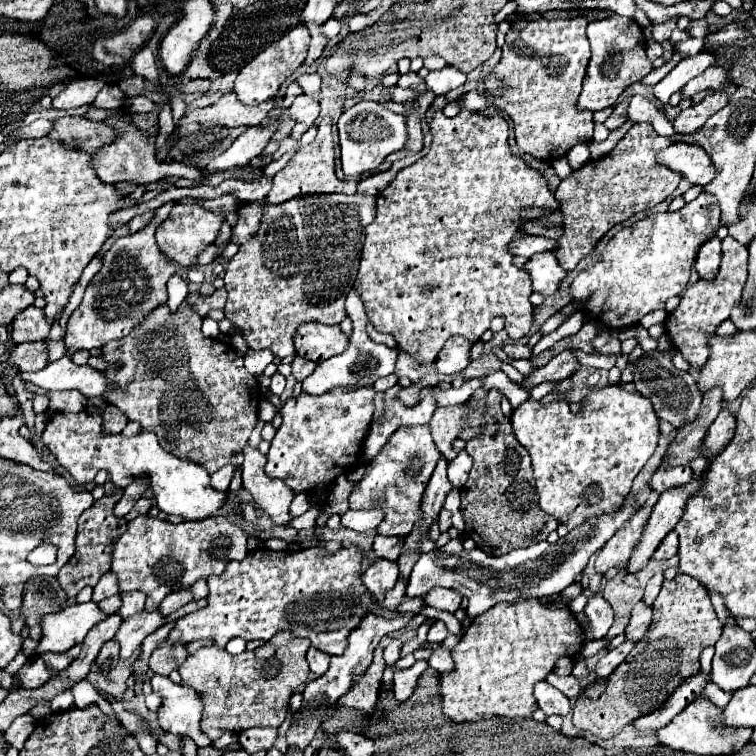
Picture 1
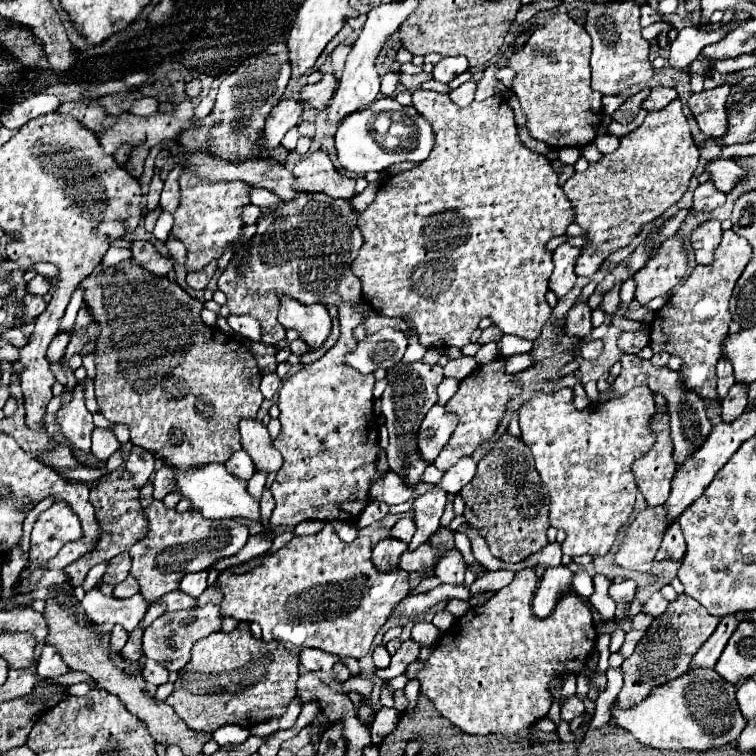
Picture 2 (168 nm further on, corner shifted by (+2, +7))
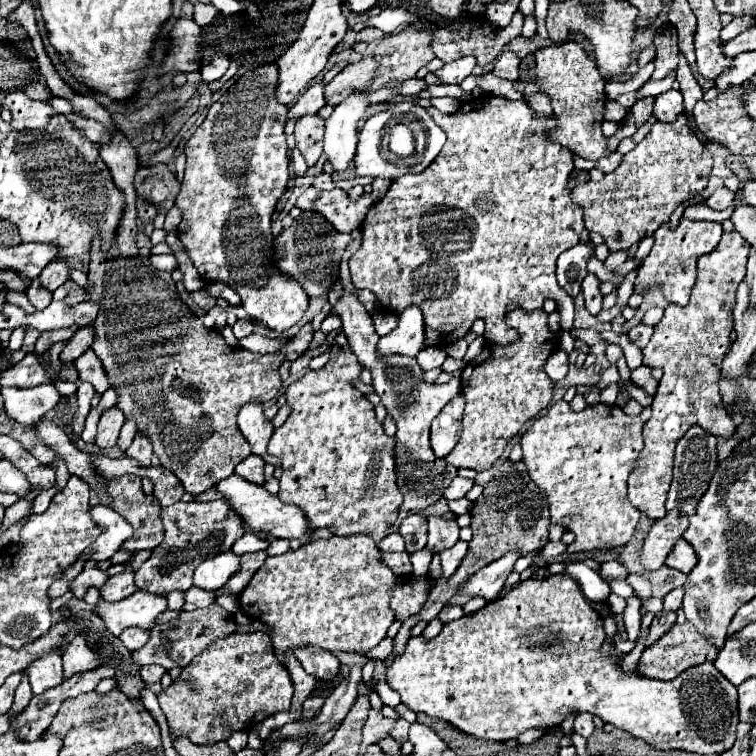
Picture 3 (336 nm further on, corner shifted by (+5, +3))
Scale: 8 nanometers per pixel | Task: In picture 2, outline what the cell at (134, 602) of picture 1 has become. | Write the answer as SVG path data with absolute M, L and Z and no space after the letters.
M128 576L124 582L120 582L120 584L116 584L114 586L114 596L116 598L130 598L132 594L136 594L140 588L138 588L138 582L132 578L132 576Z

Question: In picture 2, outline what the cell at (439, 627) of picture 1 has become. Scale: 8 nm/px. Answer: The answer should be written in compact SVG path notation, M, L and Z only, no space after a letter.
M440 610L440 612L436 612L436 616L434 616L432 624L434 624L434 626L438 626L438 628L444 632L444 630L448 630L448 628L452 626L452 622L454 622L454 620L456 620L456 618L454 618L450 612Z

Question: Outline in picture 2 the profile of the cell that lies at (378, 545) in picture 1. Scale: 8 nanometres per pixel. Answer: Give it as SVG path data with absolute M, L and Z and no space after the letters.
M404 516L404 518L400 518L400 520L392 526L390 536L400 538L402 542L408 544L408 542L412 540L414 532L416 532L416 520L414 520L414 516Z

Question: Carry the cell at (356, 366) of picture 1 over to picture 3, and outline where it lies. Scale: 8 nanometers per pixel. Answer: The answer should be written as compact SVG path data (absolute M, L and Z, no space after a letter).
M407 308L399 316L399 326L389 332L387 336L381 336L377 342L377 354L381 362L385 358L399 354L399 356L415 356L419 350L425 348L425 330L423 330L423 316L419 308Z

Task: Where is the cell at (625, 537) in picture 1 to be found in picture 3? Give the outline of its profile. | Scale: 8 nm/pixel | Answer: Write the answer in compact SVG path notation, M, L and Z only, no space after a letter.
M669 510L665 518L655 520L643 540L643 550L639 556L641 564L647 570L661 568L673 544L681 538L687 526L689 526L687 516L681 514L679 510Z

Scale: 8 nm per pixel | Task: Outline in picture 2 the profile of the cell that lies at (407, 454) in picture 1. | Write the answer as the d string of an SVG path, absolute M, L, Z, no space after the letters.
M434 404L428 410L420 426L420 434L418 434L418 446L420 446L422 458L432 462L440 454L440 450L446 446L446 442L450 440L456 426L458 426L456 414L448 412L440 404Z

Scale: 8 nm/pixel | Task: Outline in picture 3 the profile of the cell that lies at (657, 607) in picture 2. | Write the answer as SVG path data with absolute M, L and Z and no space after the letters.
M683 588L671 590L671 592L663 598L663 610L665 610L665 612L677 610L677 608L681 606L681 600L683 600Z

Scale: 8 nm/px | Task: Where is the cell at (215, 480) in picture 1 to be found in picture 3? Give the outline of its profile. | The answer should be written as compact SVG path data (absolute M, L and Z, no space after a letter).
M251 454L249 458L245 458L243 462L237 464L235 474L241 476L241 478L245 478L247 482L263 484L263 466L265 466L265 462L261 458L257 458L255 454Z

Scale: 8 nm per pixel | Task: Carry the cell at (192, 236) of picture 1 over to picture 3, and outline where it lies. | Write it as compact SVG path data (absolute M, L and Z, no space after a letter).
M263 64L247 70L209 108L205 120L201 122L201 126L197 126L197 130L185 144L183 152L187 156L187 166L175 204L183 212L183 220L177 226L177 238L183 242L201 278L231 284L241 296L241 302L251 318L265 322L269 330L285 332L303 318L307 310L307 294L293 278L283 276L273 266L273 262L269 262L273 252L271 214L275 212L277 198L285 192L289 180L289 160L283 132L289 108L277 102L277 74L277 64Z

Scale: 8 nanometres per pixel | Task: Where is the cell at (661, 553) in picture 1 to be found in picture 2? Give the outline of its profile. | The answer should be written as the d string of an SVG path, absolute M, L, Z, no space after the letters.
M674 522L662 540L662 546L656 554L656 560L682 560L684 554L686 554L686 542L684 542L684 536L682 536L678 522Z

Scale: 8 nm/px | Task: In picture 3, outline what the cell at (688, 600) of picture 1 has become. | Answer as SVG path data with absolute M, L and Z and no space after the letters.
M685 620L683 624L677 622L673 624L673 630L669 630L669 634L661 636L653 646L643 650L639 666L637 666L637 674L651 678L651 680L673 680L691 666L713 662L717 652L719 650L713 650L713 642L709 642L709 638L701 638L701 634L697 634L693 626L689 626L689 620Z

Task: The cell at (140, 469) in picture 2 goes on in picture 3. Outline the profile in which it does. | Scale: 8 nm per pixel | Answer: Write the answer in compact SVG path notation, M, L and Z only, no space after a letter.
M135 436L133 444L127 450L127 456L133 458L133 460L137 460L141 466L149 466L151 458L153 458L153 452L151 452L151 444L147 442L147 438Z

